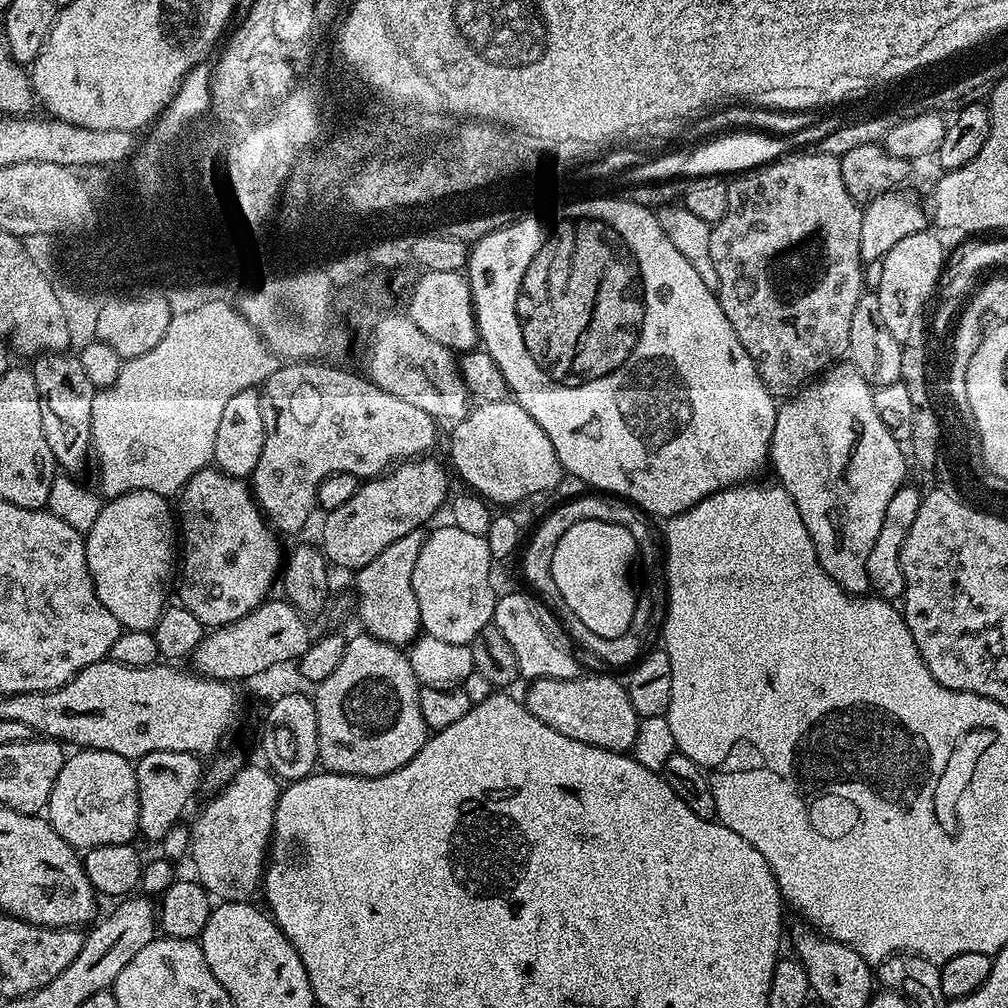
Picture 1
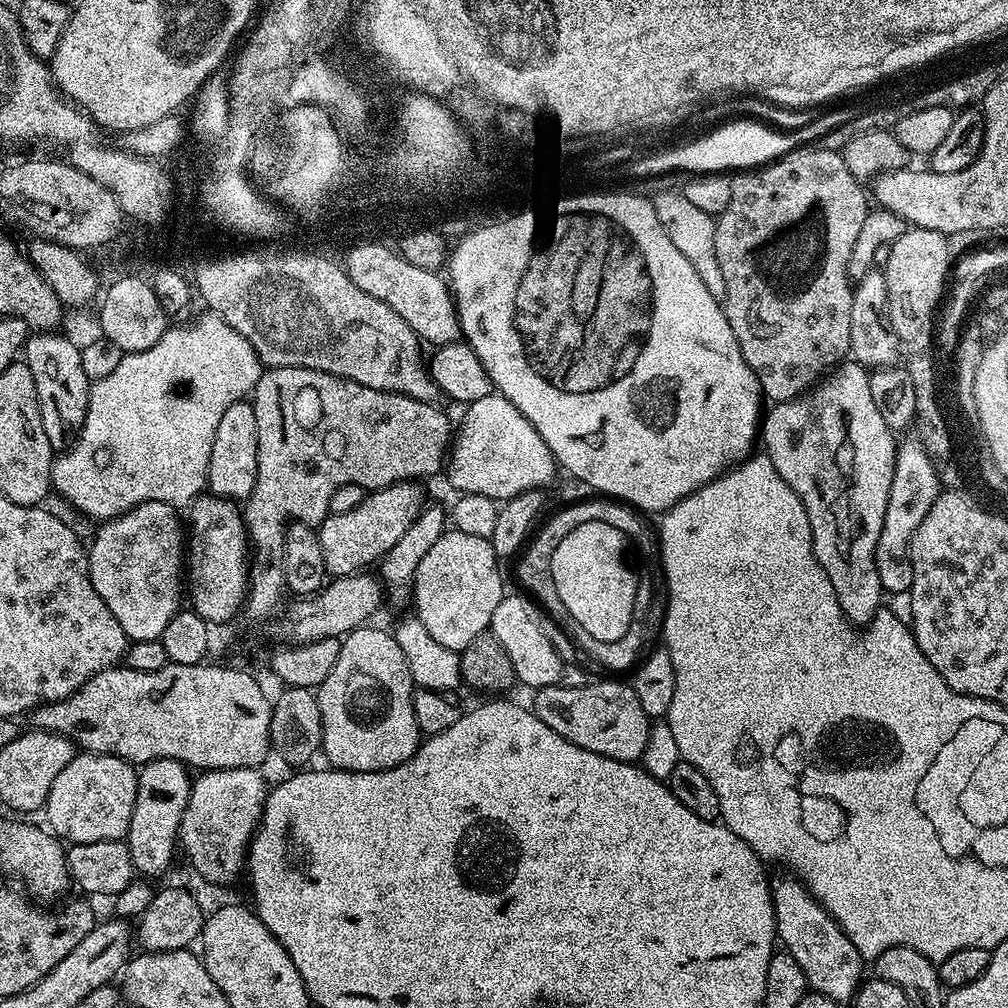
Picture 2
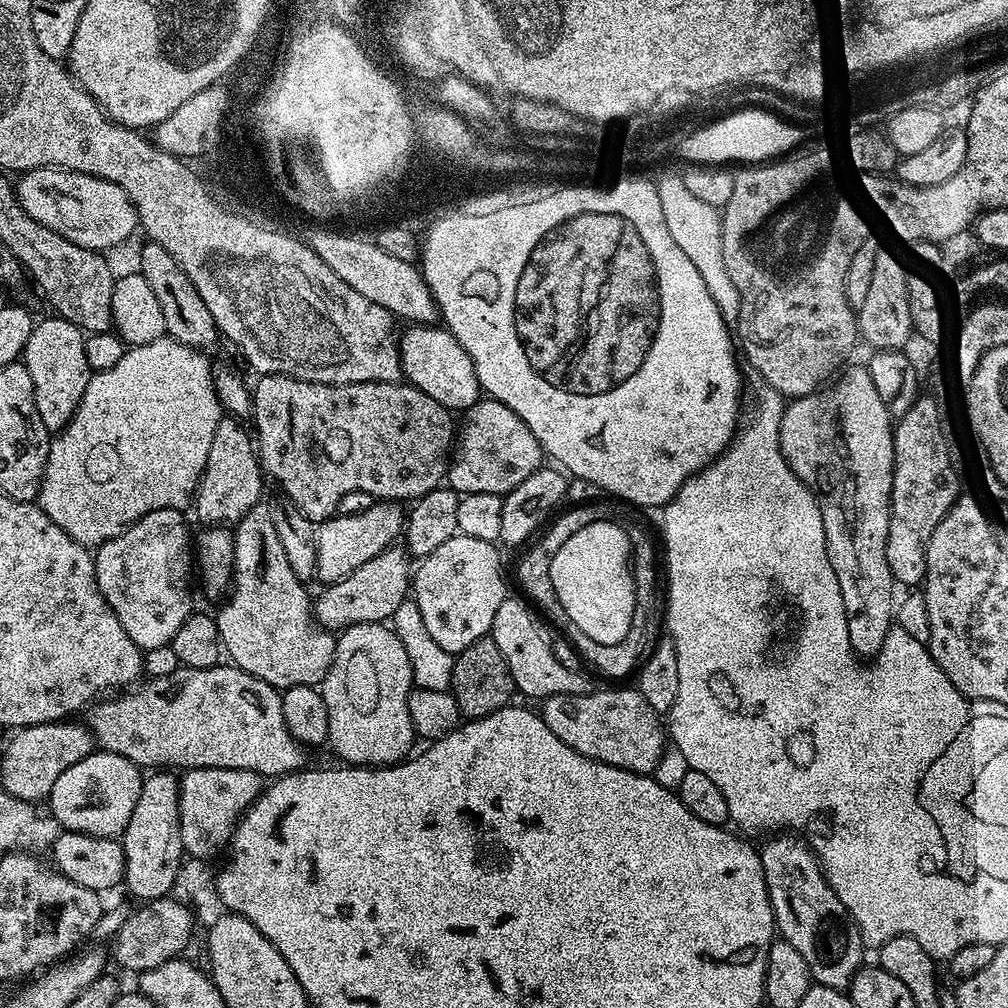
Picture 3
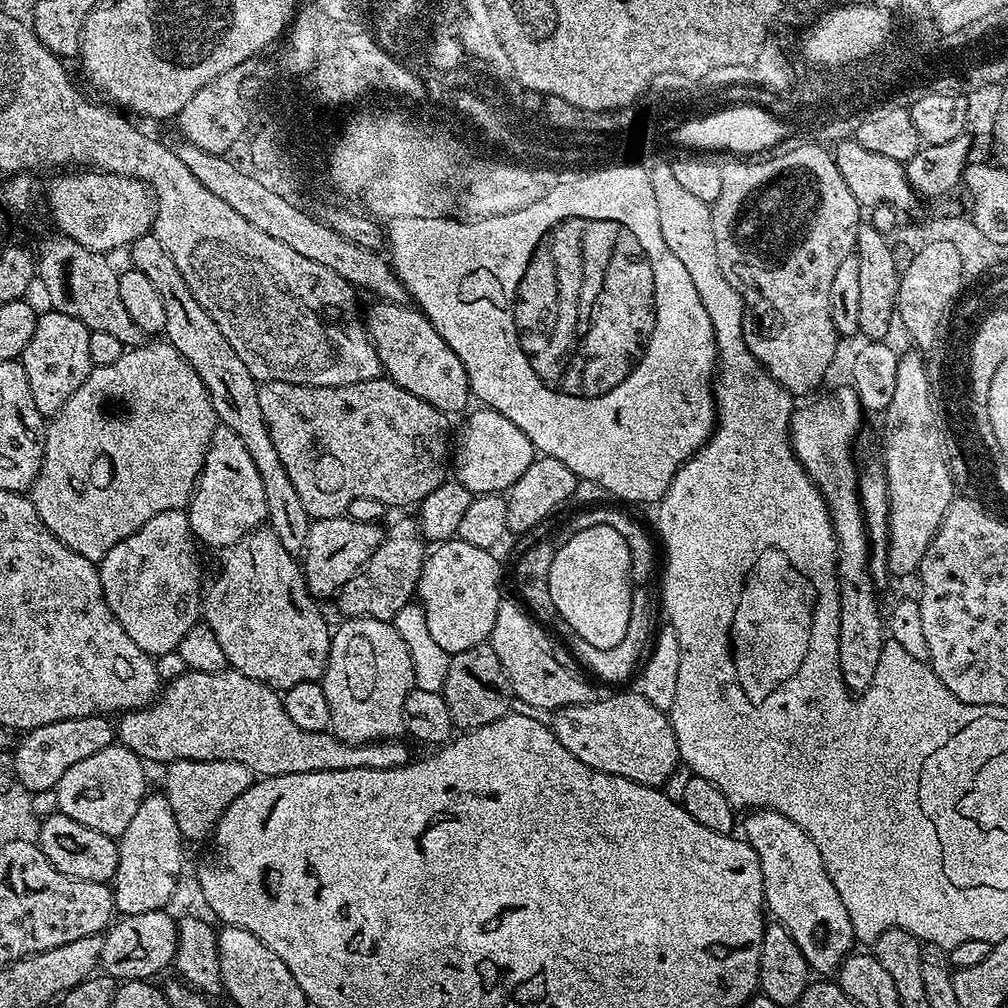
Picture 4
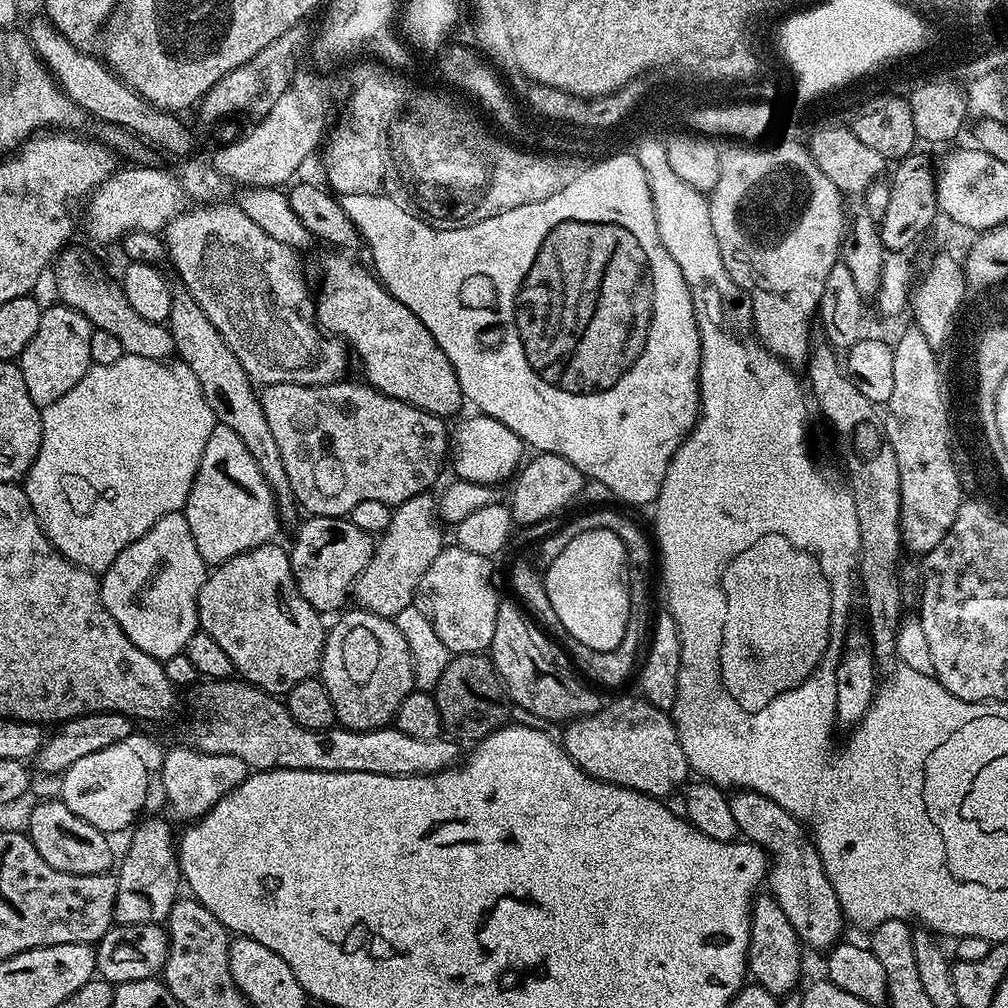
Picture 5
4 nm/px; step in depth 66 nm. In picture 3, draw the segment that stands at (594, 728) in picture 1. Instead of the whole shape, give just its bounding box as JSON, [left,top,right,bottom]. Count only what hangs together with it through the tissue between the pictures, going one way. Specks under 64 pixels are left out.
[543,687,666,773]

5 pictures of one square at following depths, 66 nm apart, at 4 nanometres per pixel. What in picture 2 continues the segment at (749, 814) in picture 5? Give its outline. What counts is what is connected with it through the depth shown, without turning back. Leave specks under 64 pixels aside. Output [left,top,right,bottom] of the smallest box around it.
[772,875,866,1006]

